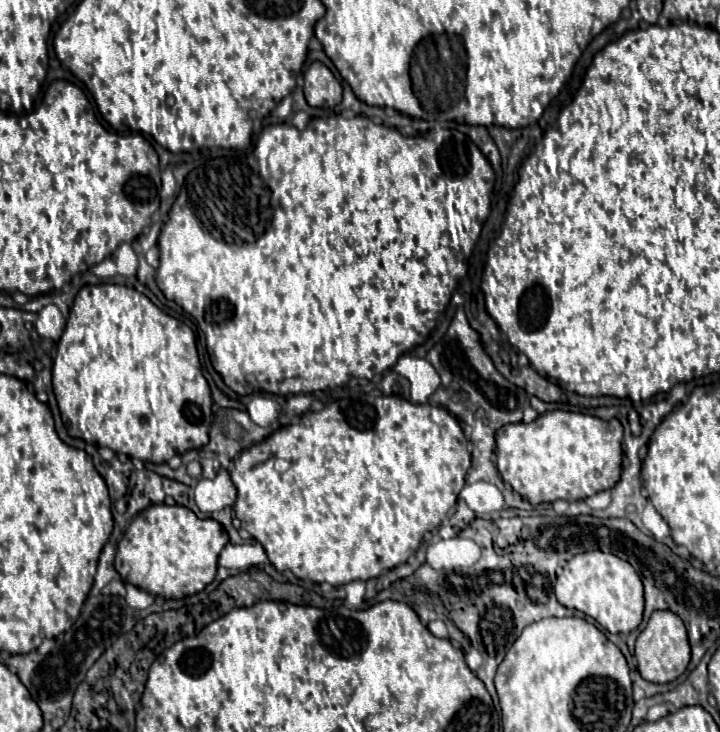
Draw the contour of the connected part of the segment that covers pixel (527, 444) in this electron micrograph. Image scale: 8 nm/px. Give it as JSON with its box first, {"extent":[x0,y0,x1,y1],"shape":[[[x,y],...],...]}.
{"extent":[496,410,622,504],"shape":[[[552,410],[540,414],[534,422],[506,424],[496,432],[496,466],[504,482],[512,486],[522,498],[532,504],[552,504],[554,500],[584,500],[596,492],[610,490],[622,472],[622,424],[612,418],[610,422],[580,412]]]}

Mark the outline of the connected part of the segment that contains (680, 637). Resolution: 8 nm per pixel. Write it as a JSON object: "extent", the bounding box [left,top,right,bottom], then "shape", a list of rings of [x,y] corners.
{"extent":[634,610,690,684],"shape":[[[656,610],[650,616],[646,628],[636,638],[634,654],[638,660],[638,672],[644,680],[656,682],[656,684],[666,684],[666,682],[676,680],[680,674],[684,674],[690,662],[690,644],[688,644],[684,622],[674,612]]]}

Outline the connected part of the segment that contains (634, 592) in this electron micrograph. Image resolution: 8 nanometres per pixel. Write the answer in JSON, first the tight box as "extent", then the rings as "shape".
{"extent":[554,550,644,634],"shape":[[[600,550],[576,554],[562,568],[554,592],[562,606],[592,616],[602,628],[606,628],[612,634],[620,632],[628,634],[636,630],[638,624],[642,622],[642,610],[644,610],[642,580],[626,560],[614,554],[604,554]]]}

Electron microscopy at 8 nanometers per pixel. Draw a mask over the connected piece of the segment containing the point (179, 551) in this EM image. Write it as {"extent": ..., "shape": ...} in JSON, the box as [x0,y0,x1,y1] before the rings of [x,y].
{"extent":[114,504,228,598],"shape":[[[152,504],[144,508],[118,542],[114,568],[128,584],[144,588],[162,598],[182,598],[196,594],[216,576],[218,554],[228,544],[228,534],[212,518],[198,518],[186,506]]]}

